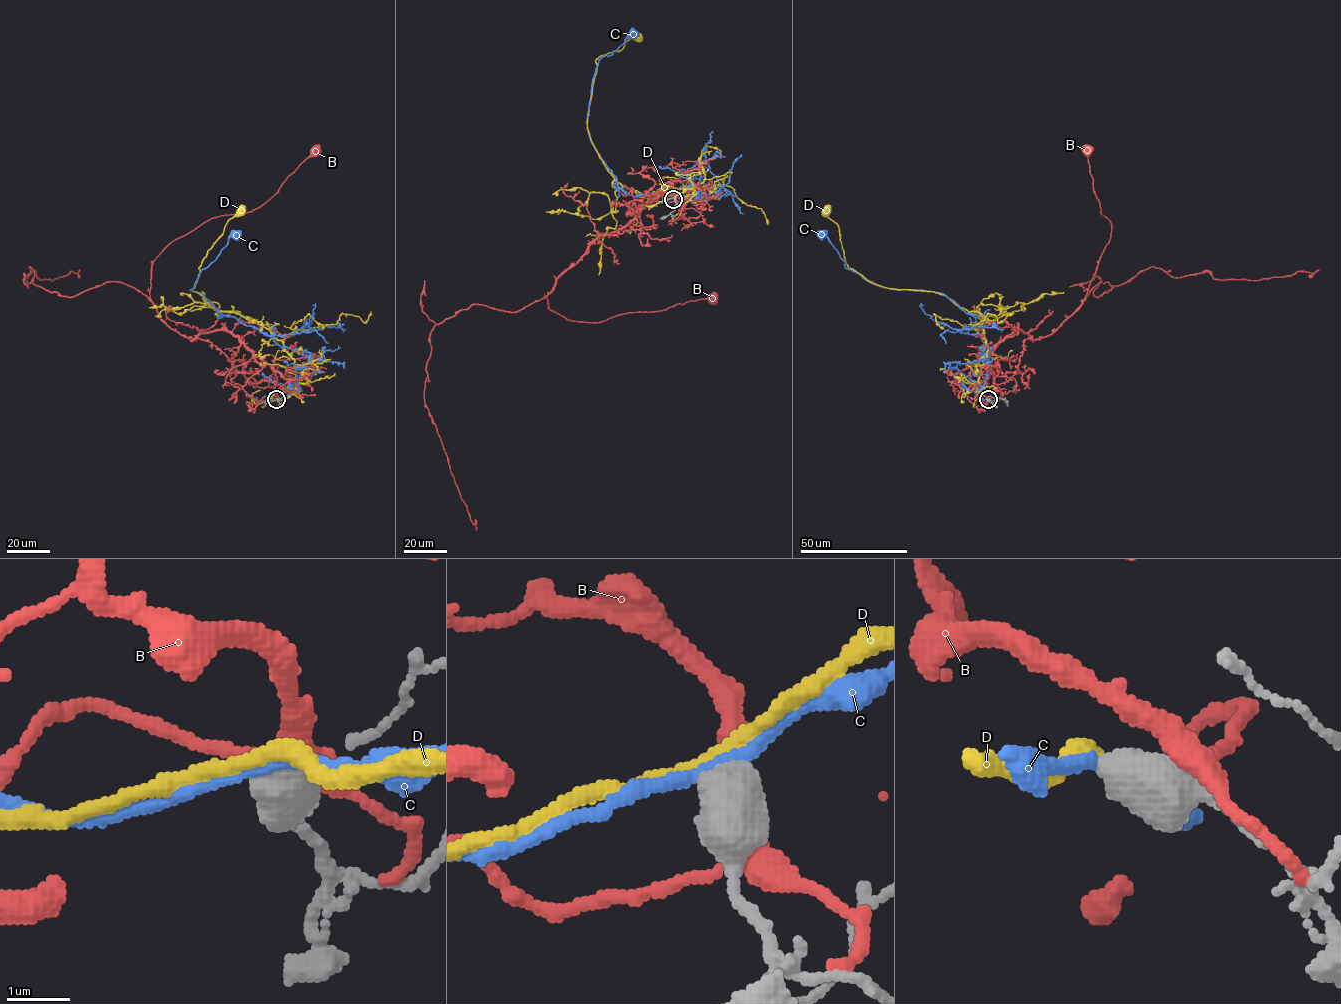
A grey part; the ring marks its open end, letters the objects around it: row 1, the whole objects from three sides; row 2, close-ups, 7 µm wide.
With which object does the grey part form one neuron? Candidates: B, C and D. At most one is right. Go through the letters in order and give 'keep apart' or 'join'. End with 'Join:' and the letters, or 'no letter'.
B: keep apart
C: keep apart
D: keep apart
Join: no letter

